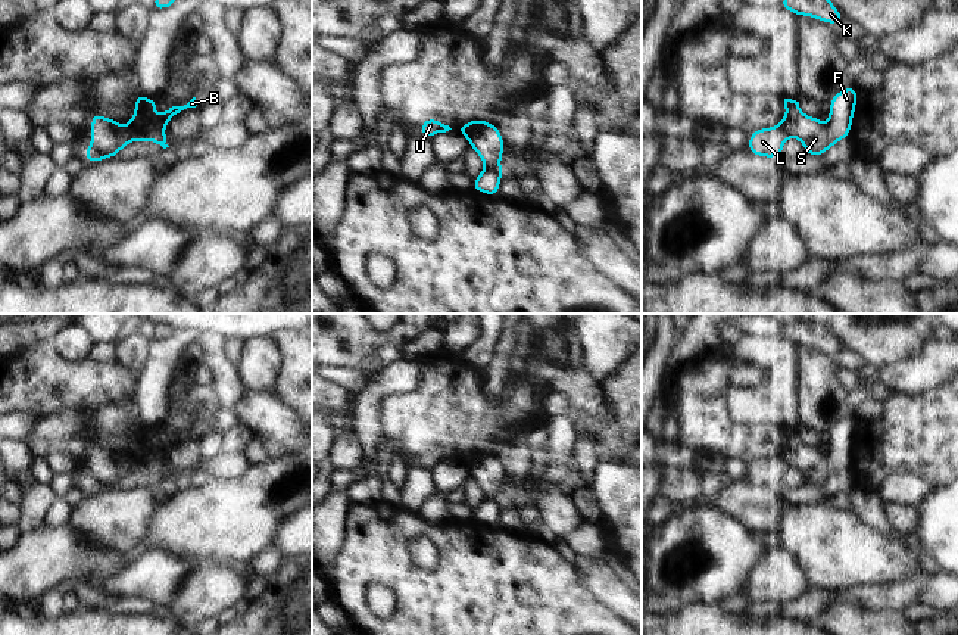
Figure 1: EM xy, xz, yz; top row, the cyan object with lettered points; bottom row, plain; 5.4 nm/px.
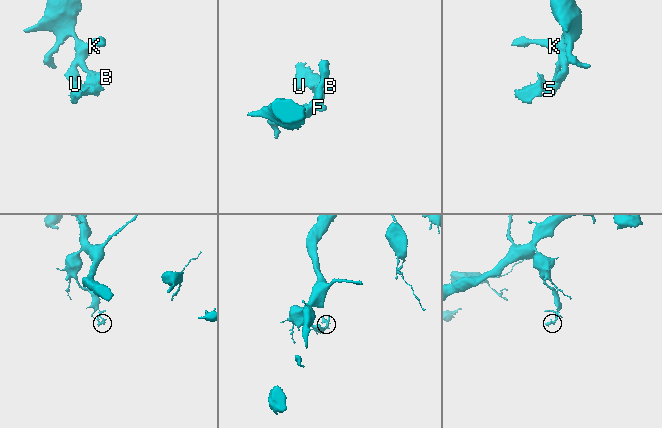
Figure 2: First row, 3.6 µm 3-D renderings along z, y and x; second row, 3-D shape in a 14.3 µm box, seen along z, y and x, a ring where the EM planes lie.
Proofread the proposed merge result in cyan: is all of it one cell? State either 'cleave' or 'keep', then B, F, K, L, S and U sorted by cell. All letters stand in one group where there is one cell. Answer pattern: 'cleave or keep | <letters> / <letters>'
cleave | B F K S / L U

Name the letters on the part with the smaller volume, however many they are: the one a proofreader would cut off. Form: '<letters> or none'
L, U.

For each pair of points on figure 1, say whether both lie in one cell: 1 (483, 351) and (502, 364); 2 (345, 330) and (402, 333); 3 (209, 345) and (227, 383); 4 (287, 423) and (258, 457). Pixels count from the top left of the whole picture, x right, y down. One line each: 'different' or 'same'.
1: different
2: same
3: same
4: different

